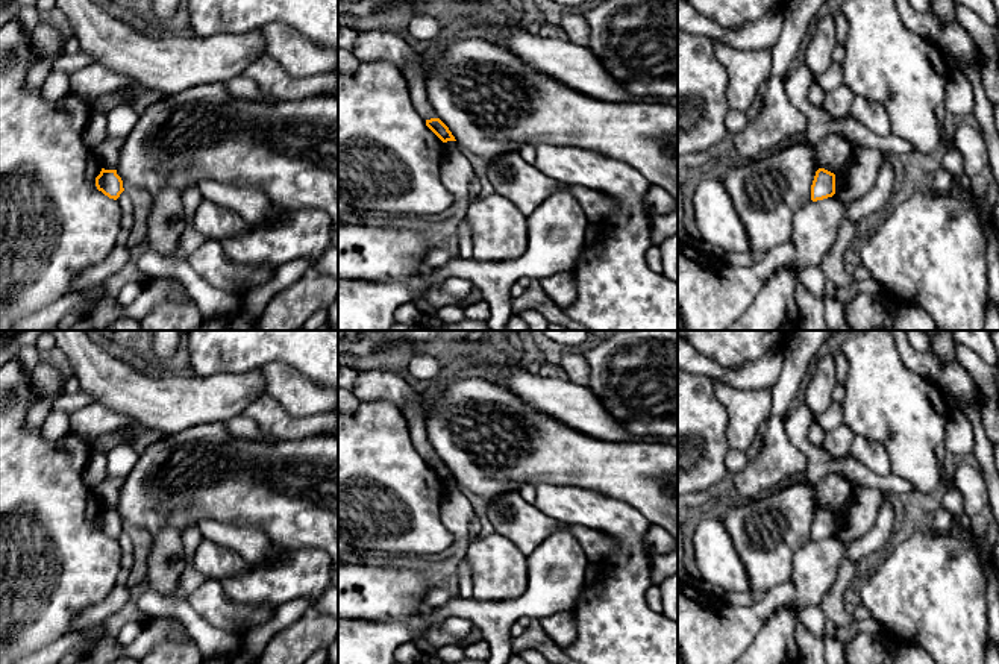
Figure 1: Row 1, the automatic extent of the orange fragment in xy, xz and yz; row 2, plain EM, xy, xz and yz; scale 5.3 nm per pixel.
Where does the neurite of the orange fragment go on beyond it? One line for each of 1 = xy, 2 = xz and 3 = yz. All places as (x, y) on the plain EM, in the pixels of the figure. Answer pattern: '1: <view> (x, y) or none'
1: none
2: none
3: none

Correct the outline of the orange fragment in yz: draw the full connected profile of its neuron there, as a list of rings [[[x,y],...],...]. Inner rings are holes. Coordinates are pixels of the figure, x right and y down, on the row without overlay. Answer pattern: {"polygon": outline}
{"polygon": [[[819,508],[811,525],[811,540],[823,540],[835,534],[835,514]]]}

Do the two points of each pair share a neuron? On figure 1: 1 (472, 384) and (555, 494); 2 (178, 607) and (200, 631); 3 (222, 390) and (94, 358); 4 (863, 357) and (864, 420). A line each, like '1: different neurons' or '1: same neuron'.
1: different neurons
2: same neuron
3: same neuron
4: same neuron

